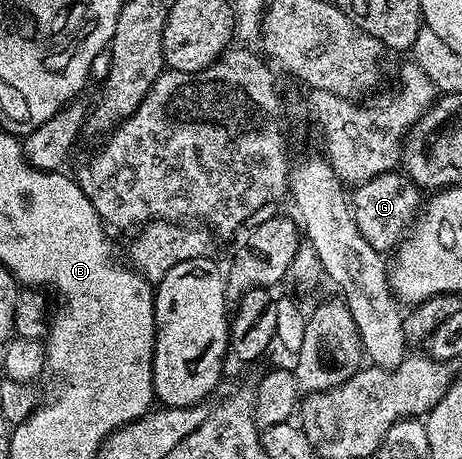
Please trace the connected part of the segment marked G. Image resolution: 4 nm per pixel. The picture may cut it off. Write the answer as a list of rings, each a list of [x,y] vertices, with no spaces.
[[[402,172],[382,174],[368,182],[360,182],[354,187],[355,195],[350,195],[352,216],[373,248],[382,252],[391,252],[403,241],[411,229],[420,209],[421,191],[413,179]]]

